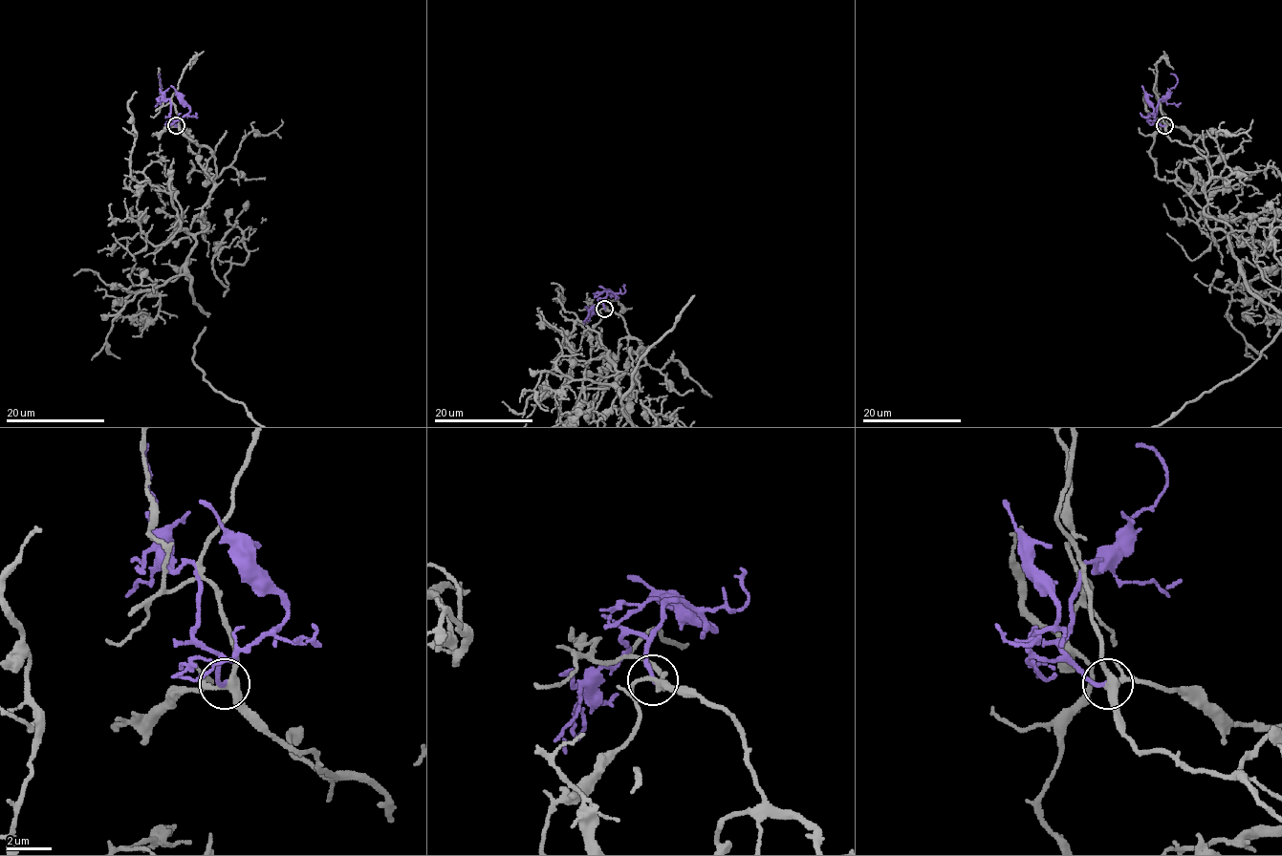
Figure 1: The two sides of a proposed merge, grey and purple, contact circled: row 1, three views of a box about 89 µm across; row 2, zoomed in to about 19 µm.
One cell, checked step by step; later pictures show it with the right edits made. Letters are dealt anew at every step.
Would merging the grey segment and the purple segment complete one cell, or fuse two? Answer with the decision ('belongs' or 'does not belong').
does not belong

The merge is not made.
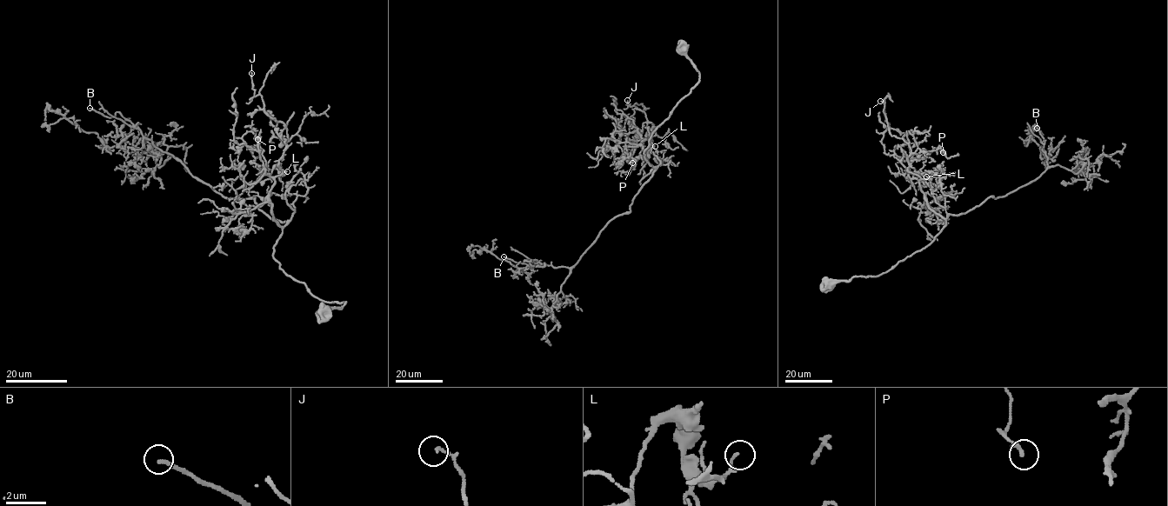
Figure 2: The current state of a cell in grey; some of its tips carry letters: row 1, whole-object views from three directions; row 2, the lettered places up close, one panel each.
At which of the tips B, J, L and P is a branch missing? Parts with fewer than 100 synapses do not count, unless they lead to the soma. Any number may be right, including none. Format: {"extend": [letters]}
{"extend": ["B"]}

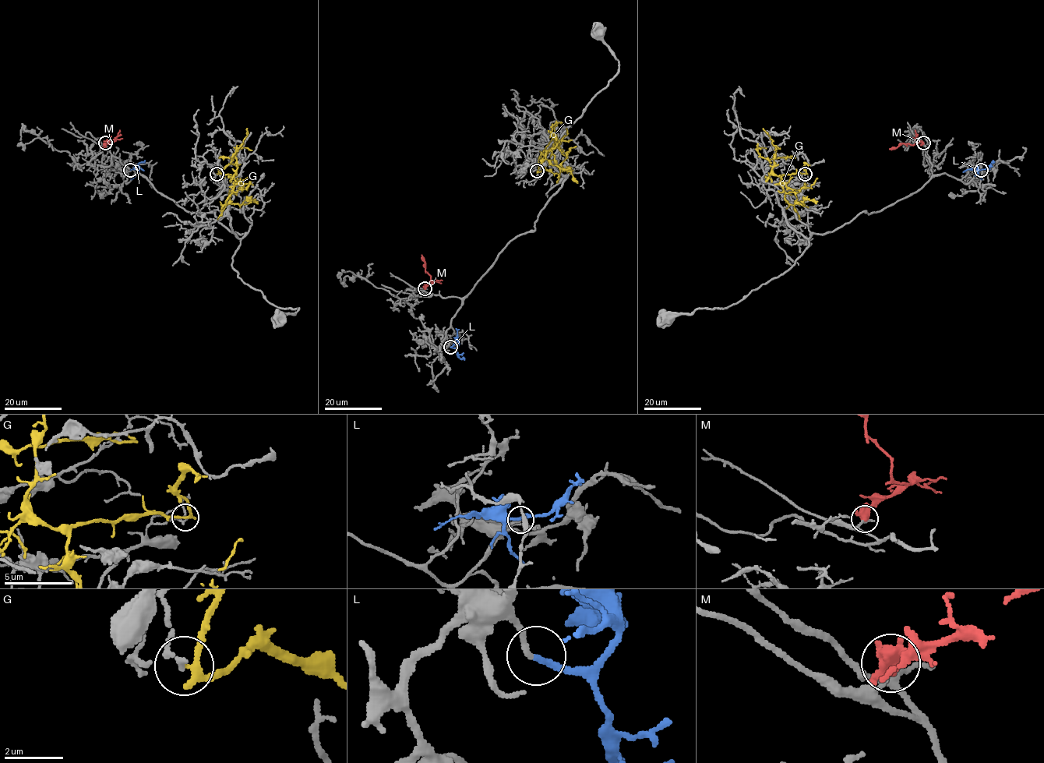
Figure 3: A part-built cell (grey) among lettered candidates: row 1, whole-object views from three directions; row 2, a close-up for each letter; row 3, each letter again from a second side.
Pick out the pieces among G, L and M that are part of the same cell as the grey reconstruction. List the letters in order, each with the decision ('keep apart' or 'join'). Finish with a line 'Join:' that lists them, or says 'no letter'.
G: keep apart
L: join
M: keep apart
Join: L

